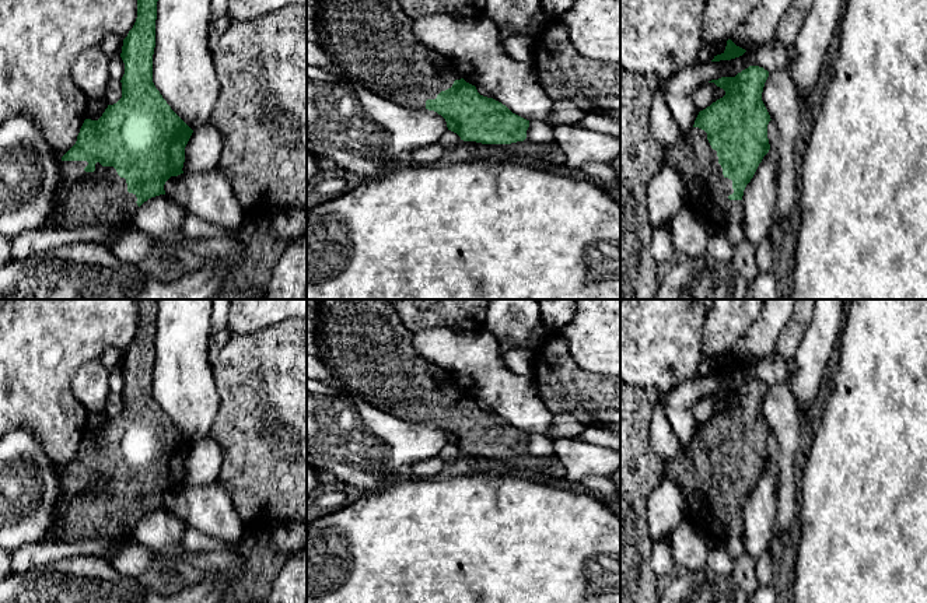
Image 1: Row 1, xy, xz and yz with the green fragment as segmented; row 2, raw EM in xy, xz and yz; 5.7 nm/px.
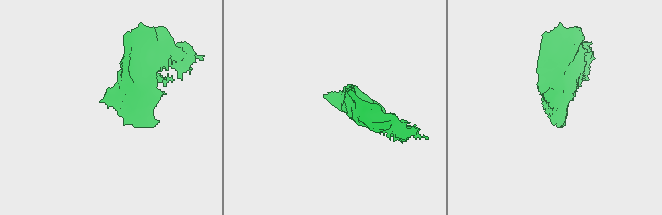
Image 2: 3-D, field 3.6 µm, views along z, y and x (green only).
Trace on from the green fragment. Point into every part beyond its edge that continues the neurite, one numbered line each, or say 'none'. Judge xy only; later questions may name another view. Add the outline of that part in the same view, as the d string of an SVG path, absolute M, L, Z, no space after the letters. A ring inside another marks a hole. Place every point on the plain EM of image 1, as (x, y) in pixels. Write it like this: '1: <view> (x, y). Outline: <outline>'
1: xy (83, 512). Outline: M62 474L52 537L66 543L130 539L139 519L136 508L127 505L126 492L113 480L97 476L94 485L85 485L87 478L87 474Z

